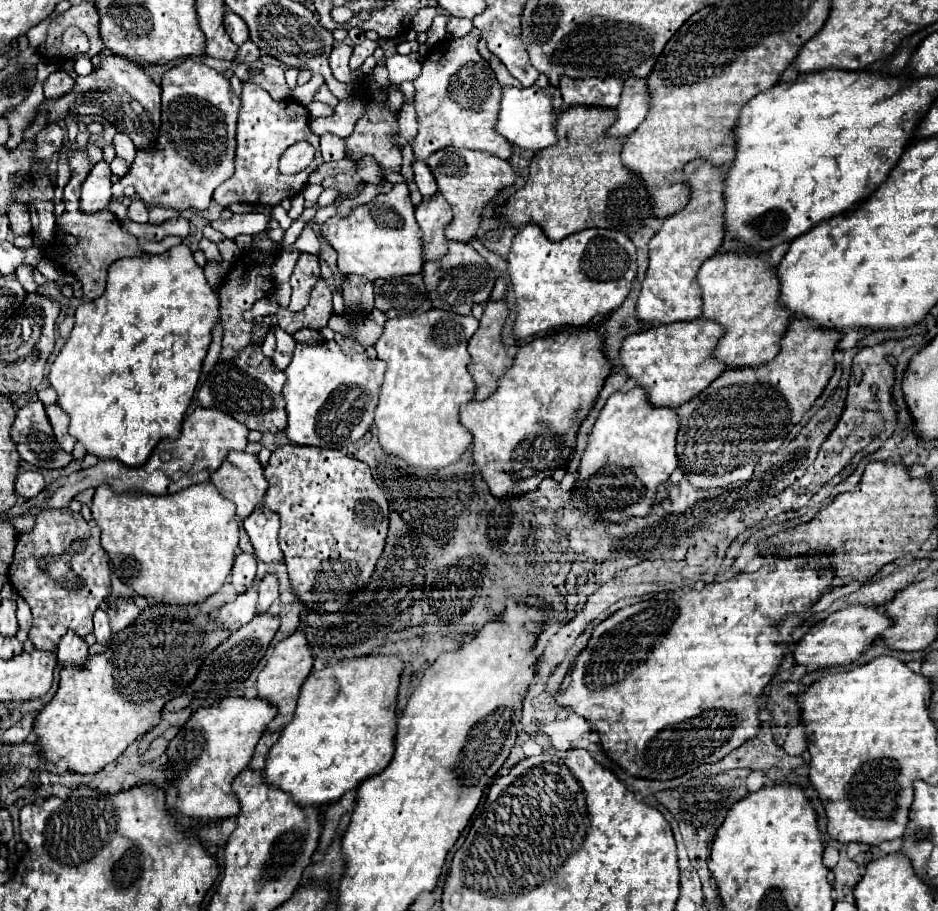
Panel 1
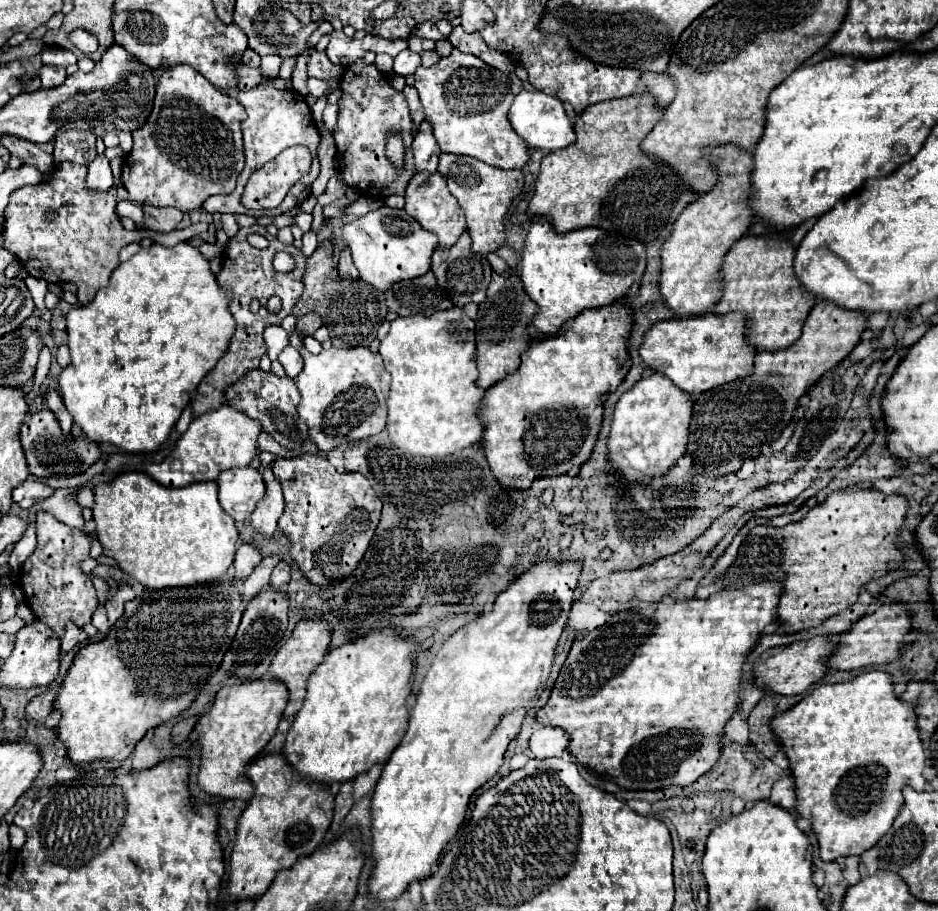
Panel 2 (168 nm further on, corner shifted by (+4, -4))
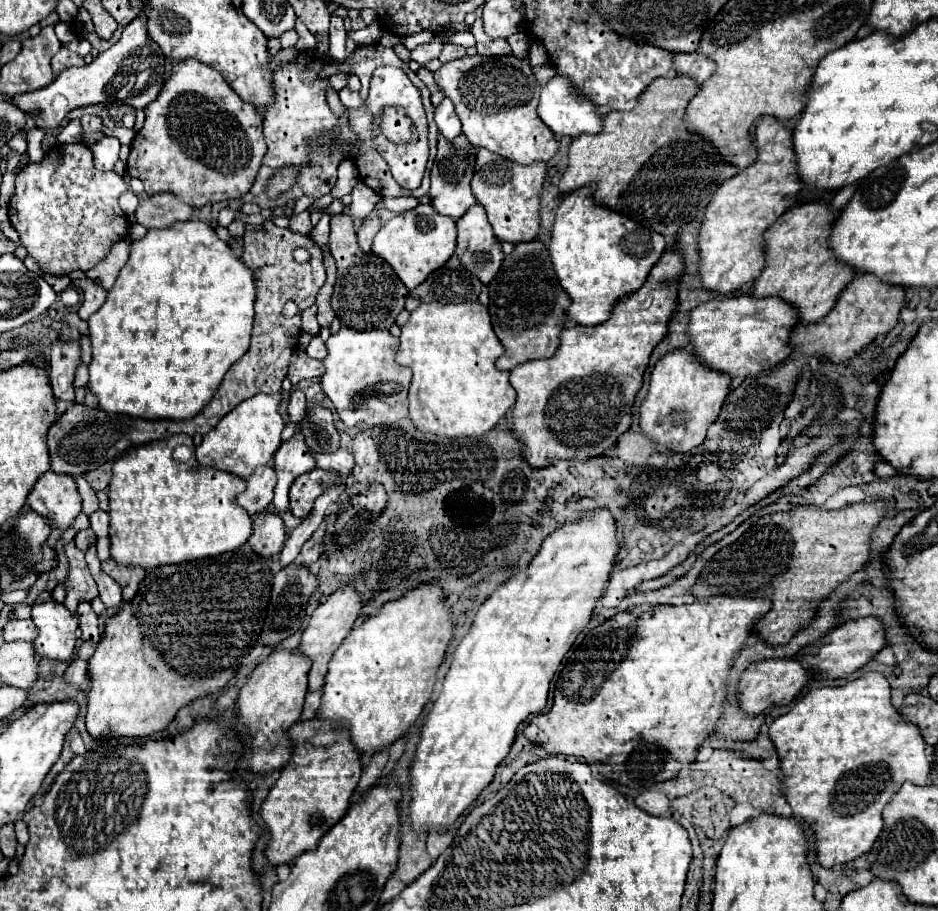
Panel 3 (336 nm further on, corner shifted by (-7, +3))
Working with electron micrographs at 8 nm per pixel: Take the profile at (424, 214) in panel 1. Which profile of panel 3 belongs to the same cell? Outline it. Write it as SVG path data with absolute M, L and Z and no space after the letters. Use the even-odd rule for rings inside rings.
M442 135L438 137L438 155L434 159L434 167L430 173L432 185L430 185L430 205L440 213L448 215L454 221L462 217L474 203L476 197L472 197L470 191L470 179L474 173L474 147L468 143L464 135L458 135L454 141L446 141Z

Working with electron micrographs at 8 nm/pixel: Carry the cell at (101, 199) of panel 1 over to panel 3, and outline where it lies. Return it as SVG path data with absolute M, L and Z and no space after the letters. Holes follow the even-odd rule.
M104 137L92 147L94 167L100 171L114 171L120 153L120 141L116 137Z

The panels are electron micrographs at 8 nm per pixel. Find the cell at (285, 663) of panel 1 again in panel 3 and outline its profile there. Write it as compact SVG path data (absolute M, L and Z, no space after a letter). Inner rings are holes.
M342 587L342 589L334 591L324 603L320 603L314 609L312 619L302 633L302 641L300 641L300 647L298 647L298 651L302 655L312 659L312 669L308 673L308 691L322 689L324 677L326 677L326 671L328 671L328 661L332 659L334 651L340 647L344 637L350 633L350 629L352 629L352 625L354 625L358 613L360 613L360 607L362 607L362 601L360 601L358 593L352 587Z

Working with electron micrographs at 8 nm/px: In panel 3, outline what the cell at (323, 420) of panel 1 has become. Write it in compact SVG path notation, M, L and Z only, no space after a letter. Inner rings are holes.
M346 327L326 341L328 355L322 361L326 371L320 377L320 385L346 427L358 423L392 425L408 417L408 385L412 371L394 361L398 345L398 337L392 337L388 331L354 331Z

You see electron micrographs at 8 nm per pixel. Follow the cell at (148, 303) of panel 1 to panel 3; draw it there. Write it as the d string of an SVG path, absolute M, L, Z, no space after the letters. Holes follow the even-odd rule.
M184 221L166 229L150 229L144 239L132 241L128 263L108 291L104 305L88 319L92 361L86 387L98 399L98 407L106 413L146 417L146 421L194 417L212 399L230 365L246 353L254 297L252 271L206 223Z

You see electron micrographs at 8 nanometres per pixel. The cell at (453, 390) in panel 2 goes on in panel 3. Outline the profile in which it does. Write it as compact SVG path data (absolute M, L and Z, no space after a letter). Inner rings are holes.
M422 303L410 313L408 323L400 333L400 349L396 361L412 369L410 381L410 419L422 433L436 433L448 439L480 437L496 427L496 423L514 405L516 393L508 381L508 373L496 371L494 361L504 353L498 337L492 331L490 315L484 305L474 303Z

